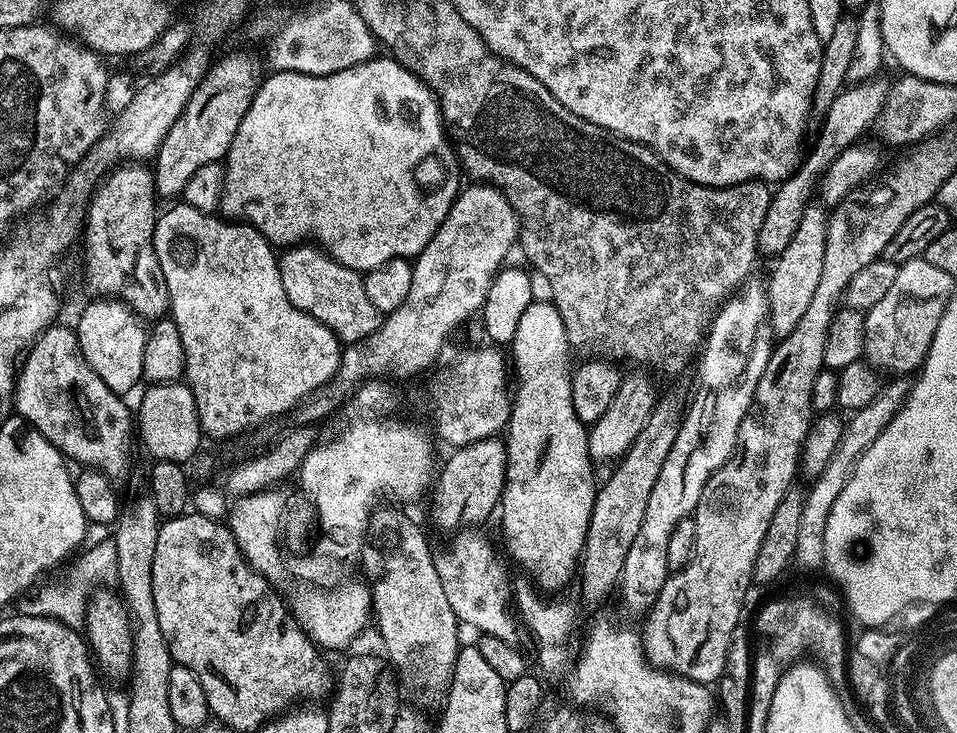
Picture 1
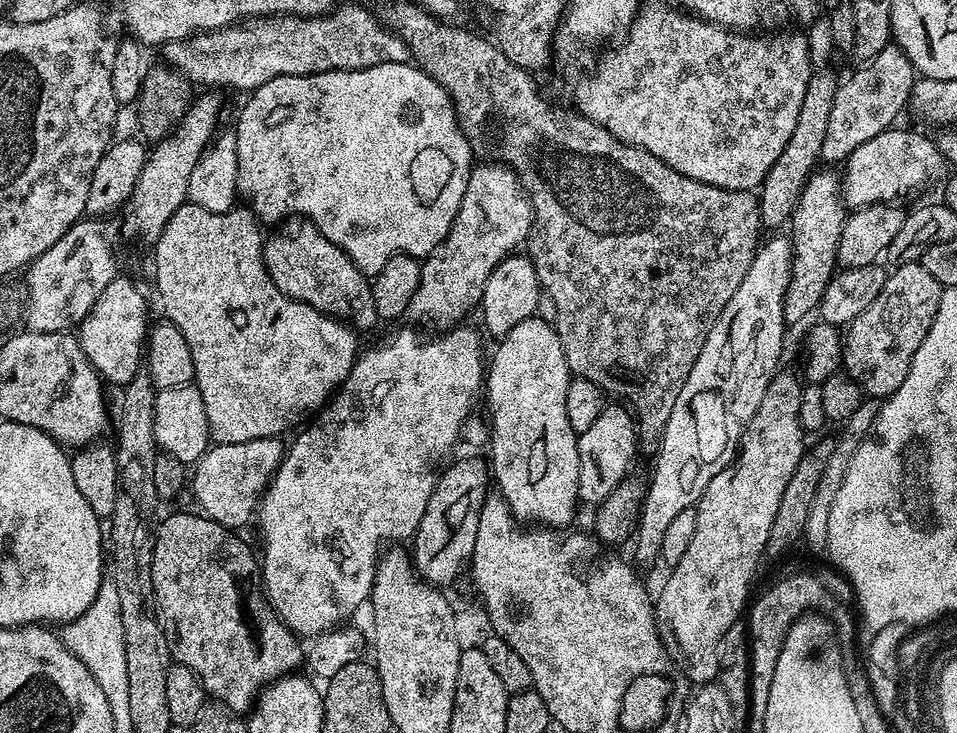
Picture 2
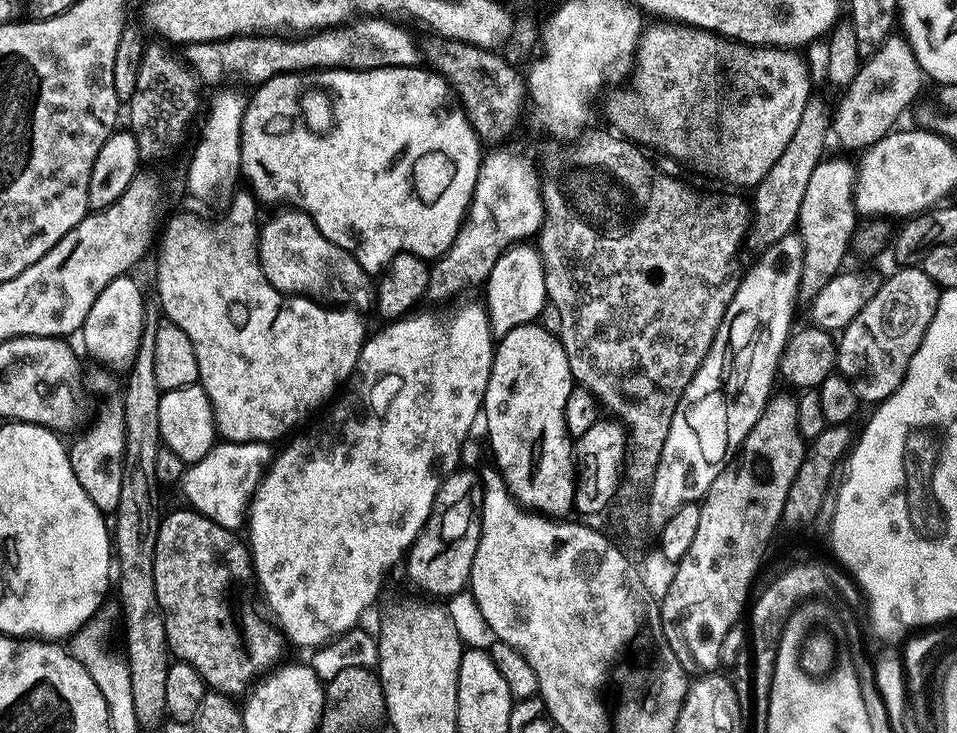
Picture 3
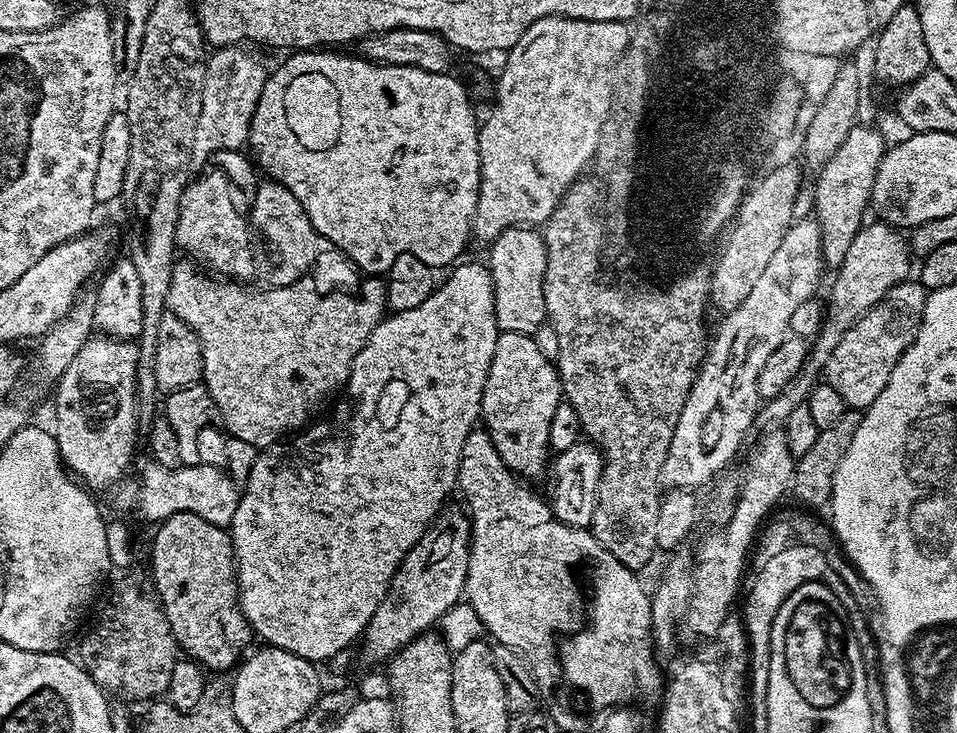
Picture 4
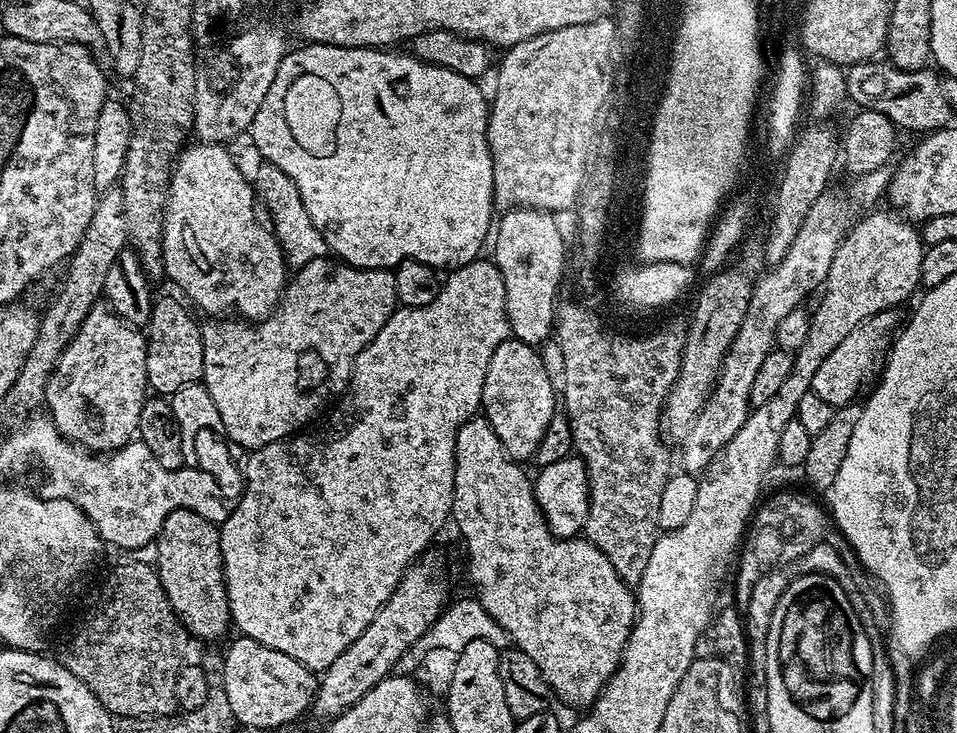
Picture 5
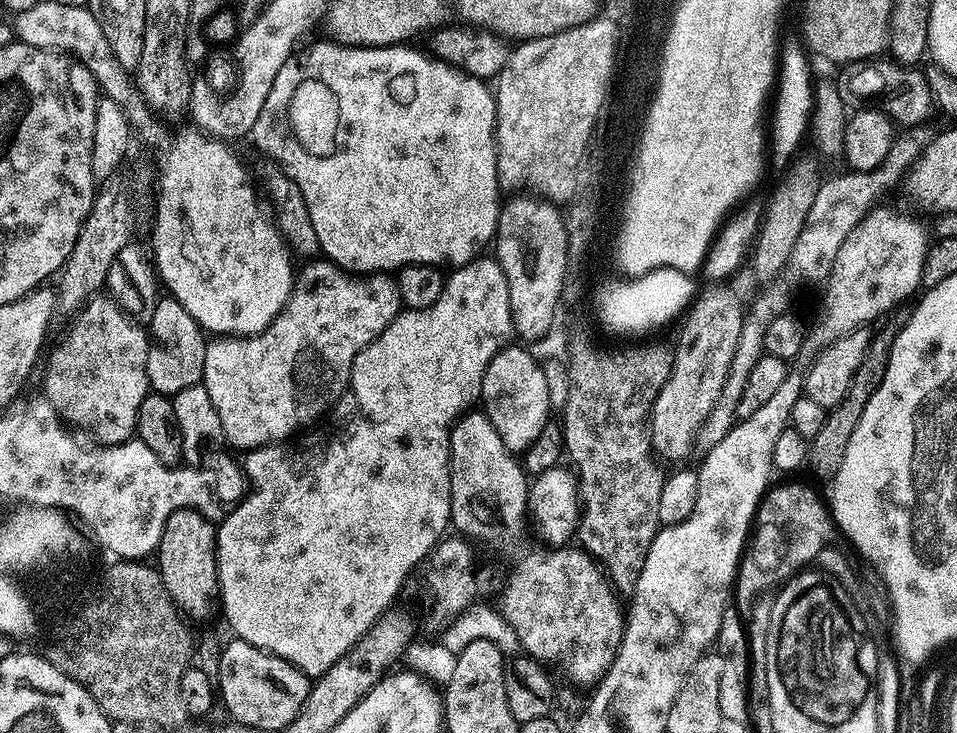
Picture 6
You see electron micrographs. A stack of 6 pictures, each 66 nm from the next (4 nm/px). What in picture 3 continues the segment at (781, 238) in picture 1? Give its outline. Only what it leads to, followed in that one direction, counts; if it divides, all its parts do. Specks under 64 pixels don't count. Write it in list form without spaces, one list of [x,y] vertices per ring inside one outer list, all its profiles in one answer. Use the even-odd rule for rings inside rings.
[[[894,32],[865,59],[853,82],[843,93],[840,109],[835,109],[832,134],[846,148],[866,150],[897,125],[896,120],[919,99],[924,83],[921,64],[907,37]]]

